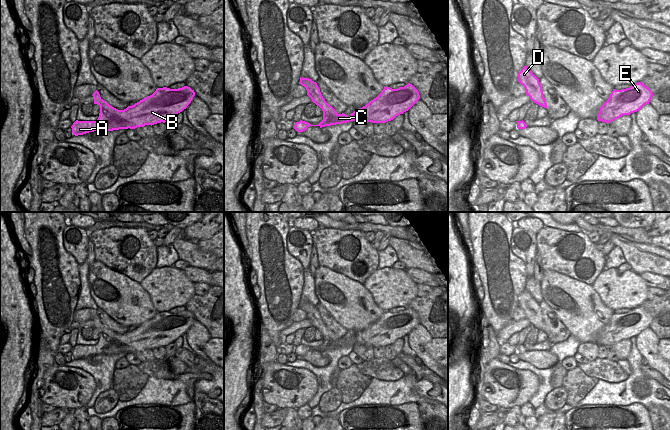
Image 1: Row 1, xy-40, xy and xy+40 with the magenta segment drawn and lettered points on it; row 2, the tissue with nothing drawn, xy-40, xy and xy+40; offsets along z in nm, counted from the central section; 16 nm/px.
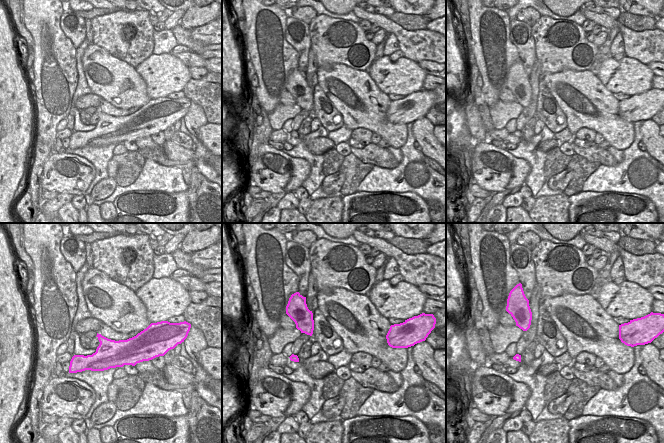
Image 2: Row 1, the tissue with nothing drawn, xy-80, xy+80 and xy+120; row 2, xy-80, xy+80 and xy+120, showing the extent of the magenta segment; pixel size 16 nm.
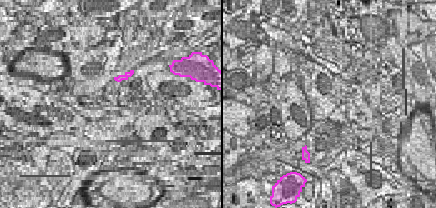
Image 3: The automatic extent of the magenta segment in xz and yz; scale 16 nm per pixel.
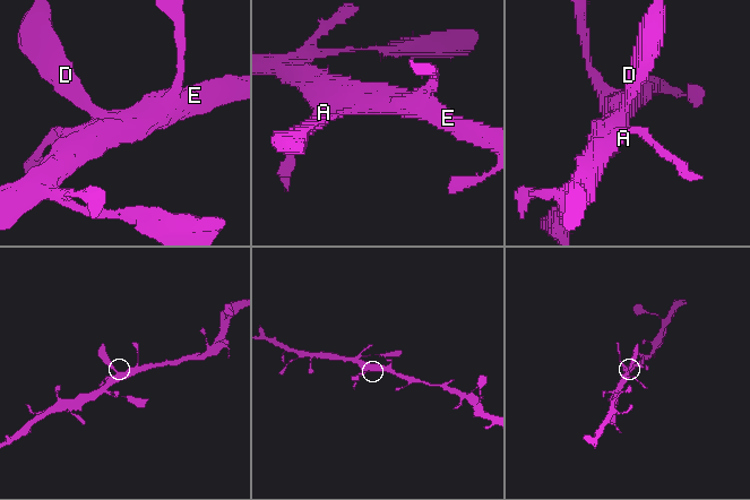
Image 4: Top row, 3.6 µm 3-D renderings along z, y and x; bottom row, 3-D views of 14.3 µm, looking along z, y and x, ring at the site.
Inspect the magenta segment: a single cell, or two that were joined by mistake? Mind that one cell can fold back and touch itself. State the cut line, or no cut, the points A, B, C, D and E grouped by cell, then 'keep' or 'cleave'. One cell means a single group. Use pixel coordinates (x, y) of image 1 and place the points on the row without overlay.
cut none; groups A B C D E; keep

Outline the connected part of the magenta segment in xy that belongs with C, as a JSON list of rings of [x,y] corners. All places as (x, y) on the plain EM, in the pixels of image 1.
[[[301,302],[300,306],[307,314],[307,319],[312,326],[319,330],[323,335],[323,344],[318,349],[311,349],[300,344],[294,349],[297,356],[303,356],[310,350],[331,350],[347,347],[349,345],[365,344],[372,347],[386,347],[393,344],[396,340],[408,335],[419,323],[418,314],[410,307],[404,311],[392,313],[384,311],[382,316],[368,328],[351,337],[350,341],[346,338],[338,338],[323,322],[316,306],[309,302]]]

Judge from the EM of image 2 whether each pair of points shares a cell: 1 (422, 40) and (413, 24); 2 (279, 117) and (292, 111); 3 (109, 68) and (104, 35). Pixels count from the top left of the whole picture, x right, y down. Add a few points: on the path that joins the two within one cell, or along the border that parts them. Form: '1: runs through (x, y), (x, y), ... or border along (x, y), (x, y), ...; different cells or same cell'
1: border along (394, 21), (409, 30), (426, 29); different cells
2: runs through (282, 114), (289, 112); same cell
3: border along (93, 42), (128, 63); different cells

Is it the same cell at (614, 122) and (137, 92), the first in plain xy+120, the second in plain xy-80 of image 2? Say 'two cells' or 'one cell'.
one cell

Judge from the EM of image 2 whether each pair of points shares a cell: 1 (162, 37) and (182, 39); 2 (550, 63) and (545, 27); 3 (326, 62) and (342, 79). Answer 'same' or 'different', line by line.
1: different
2: same
3: different

